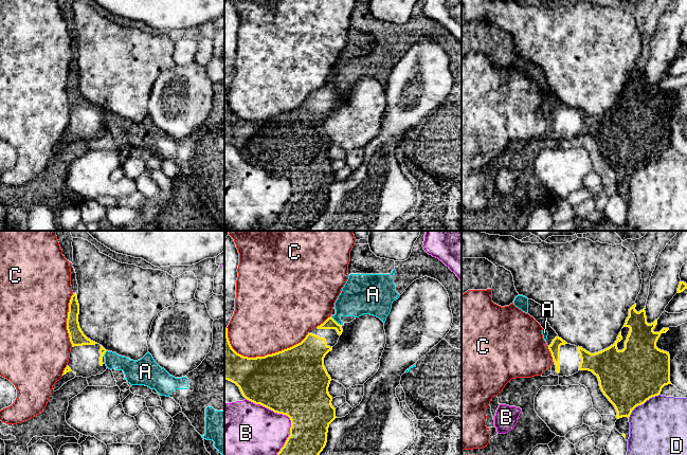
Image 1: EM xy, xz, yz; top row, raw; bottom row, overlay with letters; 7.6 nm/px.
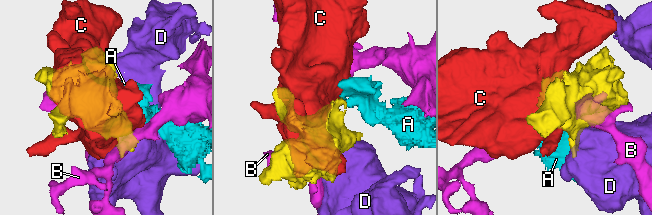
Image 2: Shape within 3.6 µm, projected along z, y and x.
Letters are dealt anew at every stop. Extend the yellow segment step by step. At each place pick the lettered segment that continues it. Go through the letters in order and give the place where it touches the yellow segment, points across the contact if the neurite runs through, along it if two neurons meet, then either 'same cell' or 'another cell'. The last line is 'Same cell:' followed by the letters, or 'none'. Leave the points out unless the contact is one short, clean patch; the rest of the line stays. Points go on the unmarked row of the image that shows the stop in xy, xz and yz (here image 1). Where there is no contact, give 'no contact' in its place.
A: contact xz (335, 84); border xz (330, 79), (341, 88); another cell
B: contact xz (290, 182); another cell
C: contact xz (260, 120); another cell
D: contact yz (642, 166); another cell
Same cell: none

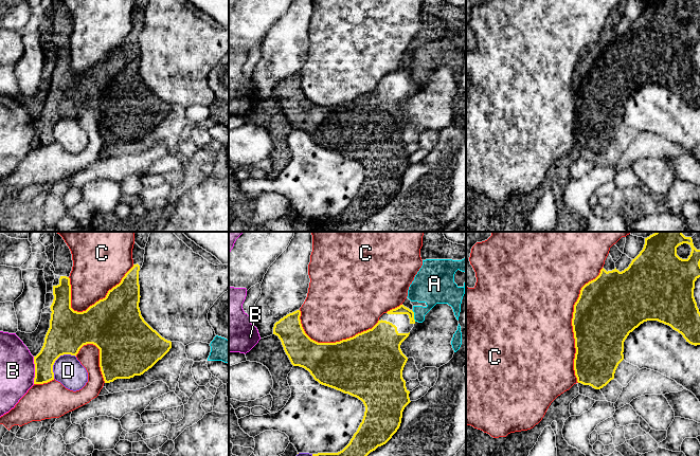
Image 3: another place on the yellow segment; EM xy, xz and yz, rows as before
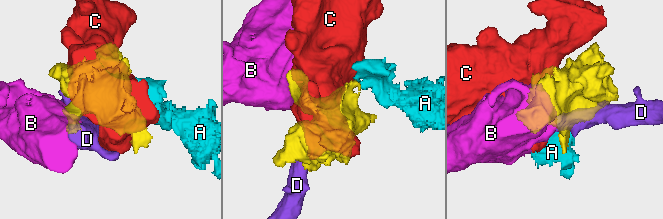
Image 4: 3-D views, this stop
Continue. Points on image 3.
A: contact xz (413, 79); border xz (412, 74), (415, 84); another cell
B: contact xy (35, 133); another cell
C: contact yz (572, 87); another cell
D: contact xy (56, 122); another cell
Same cell: none

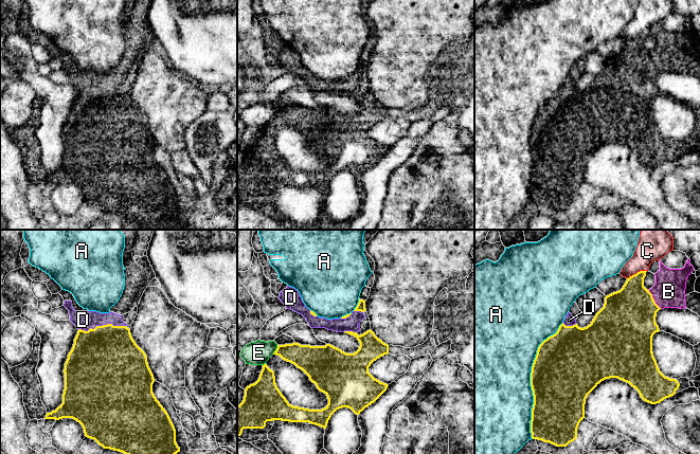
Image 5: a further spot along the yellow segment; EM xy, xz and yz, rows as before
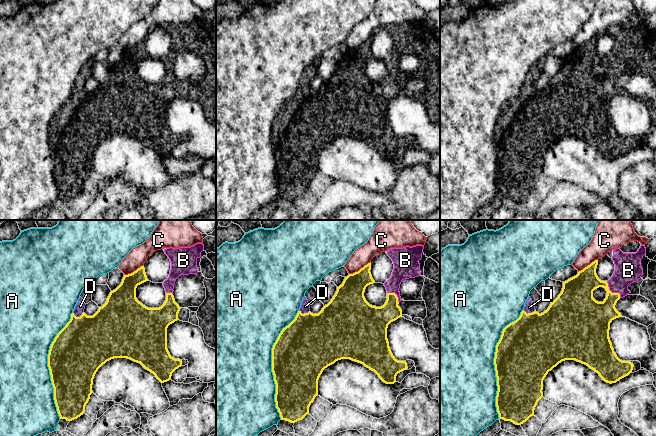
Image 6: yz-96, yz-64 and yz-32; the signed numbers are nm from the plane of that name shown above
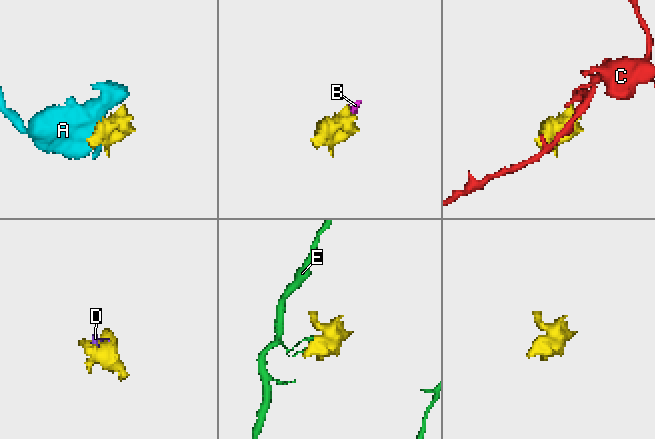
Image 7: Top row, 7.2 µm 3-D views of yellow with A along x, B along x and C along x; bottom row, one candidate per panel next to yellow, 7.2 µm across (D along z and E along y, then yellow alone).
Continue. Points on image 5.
A: contact yz (531, 142); another cell
B: contact yz (653, 62); same cell
C: contact yz (638, 35); another cell
D: contact xy (103, 88); same cell
E: contact xz (276, 112); another cell
Same cell: B, D

